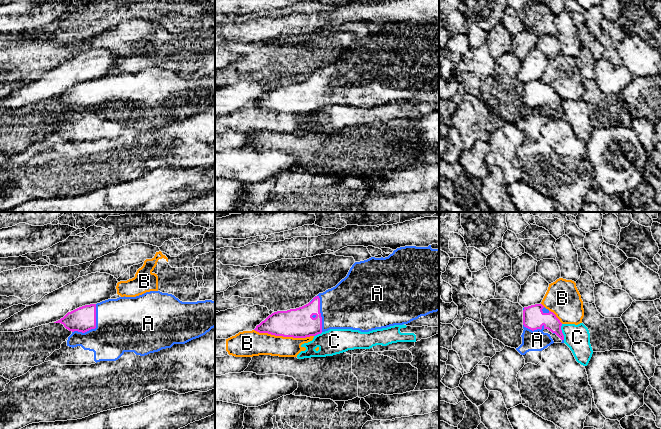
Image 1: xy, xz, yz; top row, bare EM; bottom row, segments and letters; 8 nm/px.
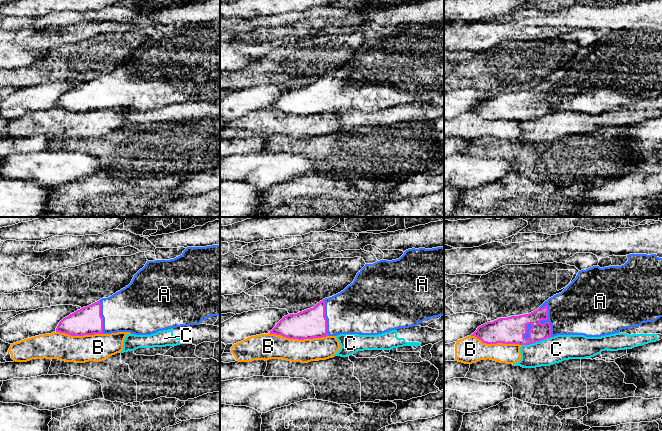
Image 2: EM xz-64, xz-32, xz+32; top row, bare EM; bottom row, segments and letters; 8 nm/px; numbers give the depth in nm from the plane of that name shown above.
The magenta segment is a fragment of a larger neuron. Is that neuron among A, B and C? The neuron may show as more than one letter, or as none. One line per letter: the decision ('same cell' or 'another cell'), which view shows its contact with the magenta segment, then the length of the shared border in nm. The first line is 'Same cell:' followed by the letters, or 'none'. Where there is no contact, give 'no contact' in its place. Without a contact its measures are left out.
Same cell: A
A: same cell; meets magenta in xy; contact 300 nm long
B: another cell; meets magenta in xz; contact 480 nm long
C: another cell; meets magenta in yz; contact 130 nm long

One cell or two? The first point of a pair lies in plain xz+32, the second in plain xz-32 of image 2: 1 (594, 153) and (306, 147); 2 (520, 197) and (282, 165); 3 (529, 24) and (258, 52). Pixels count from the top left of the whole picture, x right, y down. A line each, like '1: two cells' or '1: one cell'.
1: one cell
2: two cells
3: one cell

